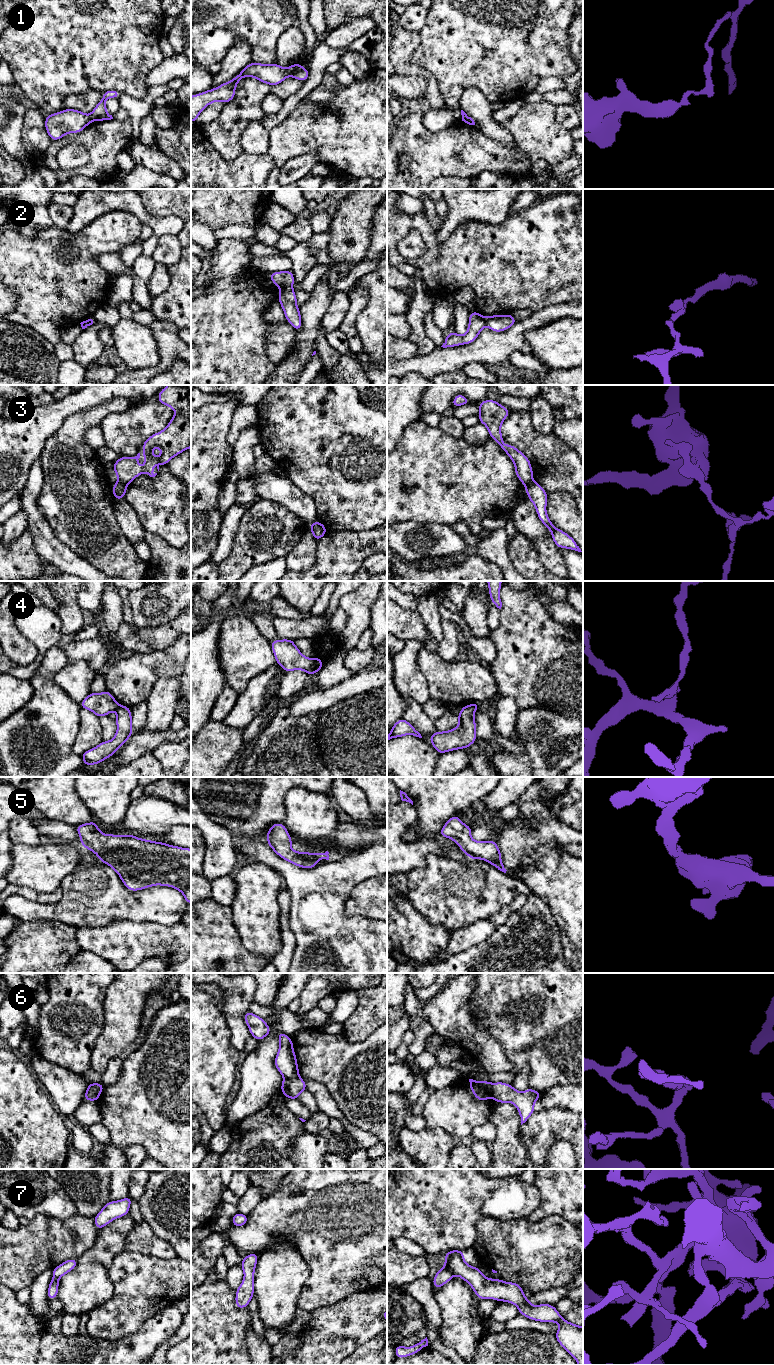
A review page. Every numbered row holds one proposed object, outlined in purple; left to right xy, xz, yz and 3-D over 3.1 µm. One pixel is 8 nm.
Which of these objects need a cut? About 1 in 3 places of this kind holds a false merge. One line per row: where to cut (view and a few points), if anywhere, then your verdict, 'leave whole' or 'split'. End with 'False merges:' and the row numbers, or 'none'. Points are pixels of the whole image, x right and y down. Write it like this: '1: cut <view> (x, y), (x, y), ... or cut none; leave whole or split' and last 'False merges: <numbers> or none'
1: cut xz (285, 68), (289, 75); split
2: cut xz (291, 285), (281, 289); split
3: cut xy (118, 481), (126, 485); split
4: cut xz (313, 658), (313, 670), (315, 672); split
5: cut none; leave whole
6: cut xz (298, 1075), (284, 1079); split
7: cut none; leave whole
False merges: 1, 2, 3, 4, 6

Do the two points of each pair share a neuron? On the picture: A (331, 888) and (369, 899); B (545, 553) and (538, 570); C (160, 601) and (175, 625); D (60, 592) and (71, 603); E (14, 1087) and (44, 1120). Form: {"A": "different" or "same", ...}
{"A": "different", "B": "different", "C": "different", "D": "same", "E": "same"}

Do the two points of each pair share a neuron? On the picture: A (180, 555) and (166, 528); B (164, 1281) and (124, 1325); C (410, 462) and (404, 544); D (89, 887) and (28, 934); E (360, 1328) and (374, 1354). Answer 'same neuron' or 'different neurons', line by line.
A: different neurons
B: same neuron
C: different neurons
D: different neurons
E: different neurons

